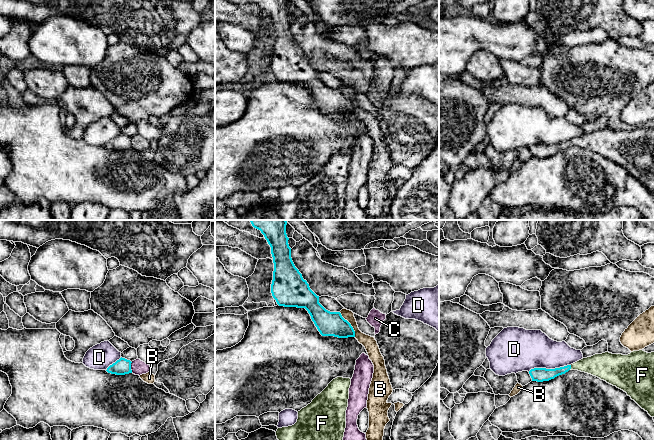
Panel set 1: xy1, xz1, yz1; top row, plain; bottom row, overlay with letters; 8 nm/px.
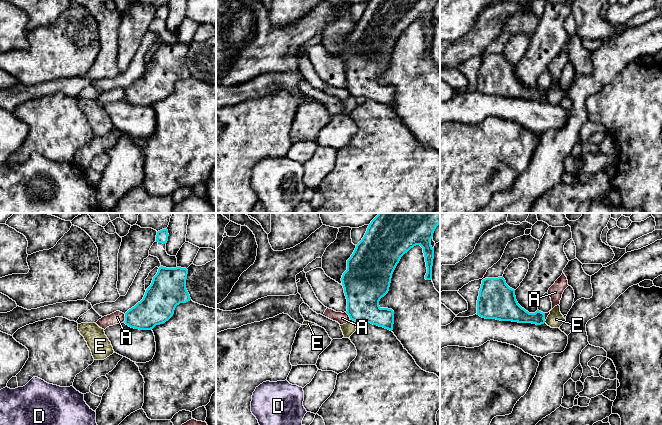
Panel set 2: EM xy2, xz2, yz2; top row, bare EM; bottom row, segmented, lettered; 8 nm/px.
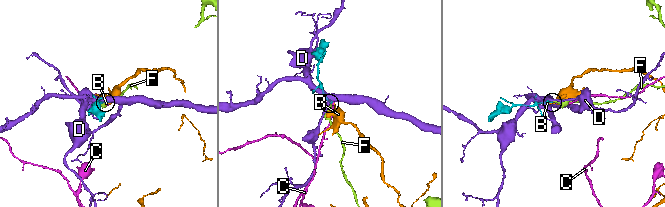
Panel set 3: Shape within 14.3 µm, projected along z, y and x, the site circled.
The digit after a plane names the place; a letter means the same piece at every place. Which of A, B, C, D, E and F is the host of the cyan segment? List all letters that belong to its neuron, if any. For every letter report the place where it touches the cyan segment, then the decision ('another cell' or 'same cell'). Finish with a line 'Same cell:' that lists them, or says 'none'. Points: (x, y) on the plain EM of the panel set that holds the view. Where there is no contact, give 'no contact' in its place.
A: contact xy2 (125, 94); another cell
B: contact xz1 (350, 100); another cell
C: contact xy1 (130, 143); another cell
D: contact yz1 (549, 145); another cell
E: contact xz2 (353, 96); another cell
F: contact yz1 (570, 143); same cell
Same cell: F

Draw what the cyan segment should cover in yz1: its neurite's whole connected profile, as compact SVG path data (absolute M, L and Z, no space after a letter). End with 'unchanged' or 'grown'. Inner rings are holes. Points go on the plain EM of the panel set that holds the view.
M643 126L633 127L628 131L612 130L605 128L583 134L571 141L555 145L534 144L529 147L532 157L543 158L565 150L569 146L585 148L606 157L623 166L642 185L654 193L654 128L647 129Z; grown

